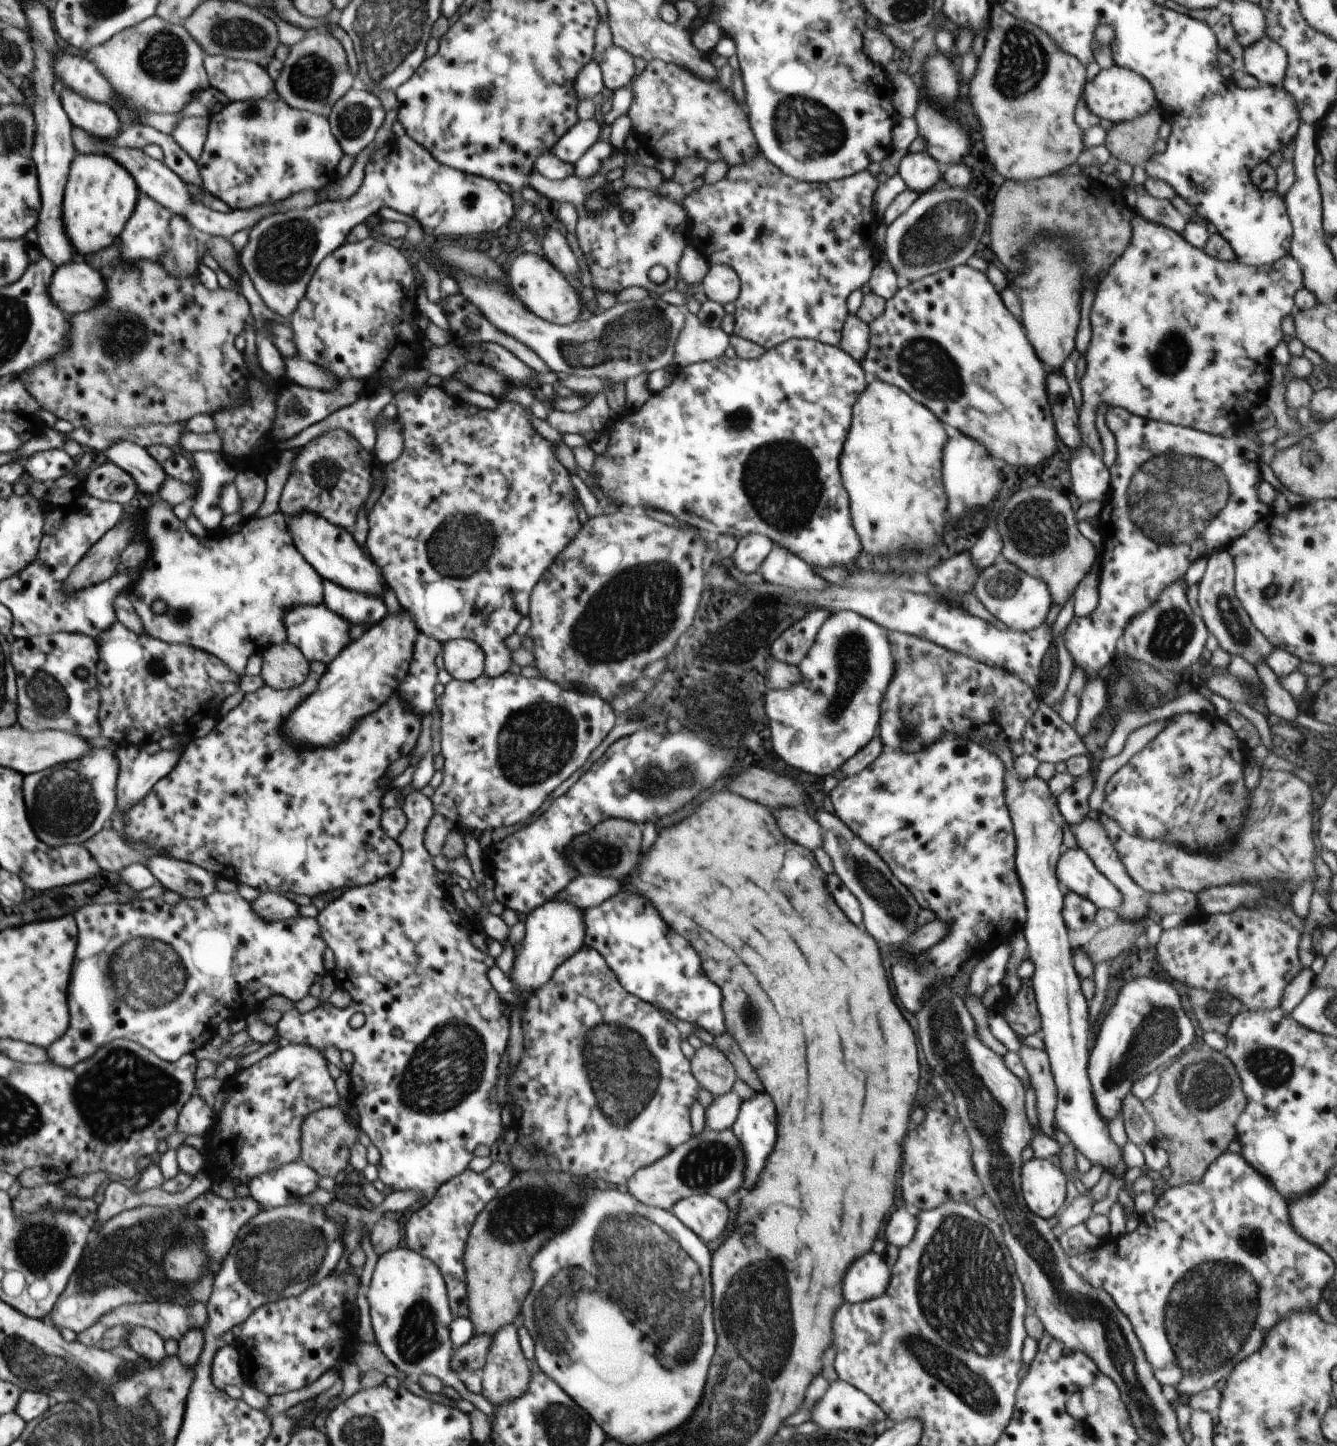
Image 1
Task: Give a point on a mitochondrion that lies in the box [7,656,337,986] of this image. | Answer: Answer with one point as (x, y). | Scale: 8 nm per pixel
(63, 807)

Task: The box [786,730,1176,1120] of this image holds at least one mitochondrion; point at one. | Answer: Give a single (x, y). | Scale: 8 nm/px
(875, 882)

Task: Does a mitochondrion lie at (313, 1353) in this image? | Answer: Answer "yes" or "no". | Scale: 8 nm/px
no

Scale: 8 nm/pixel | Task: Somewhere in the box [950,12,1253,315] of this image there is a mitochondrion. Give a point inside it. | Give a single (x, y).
(1022, 62)

